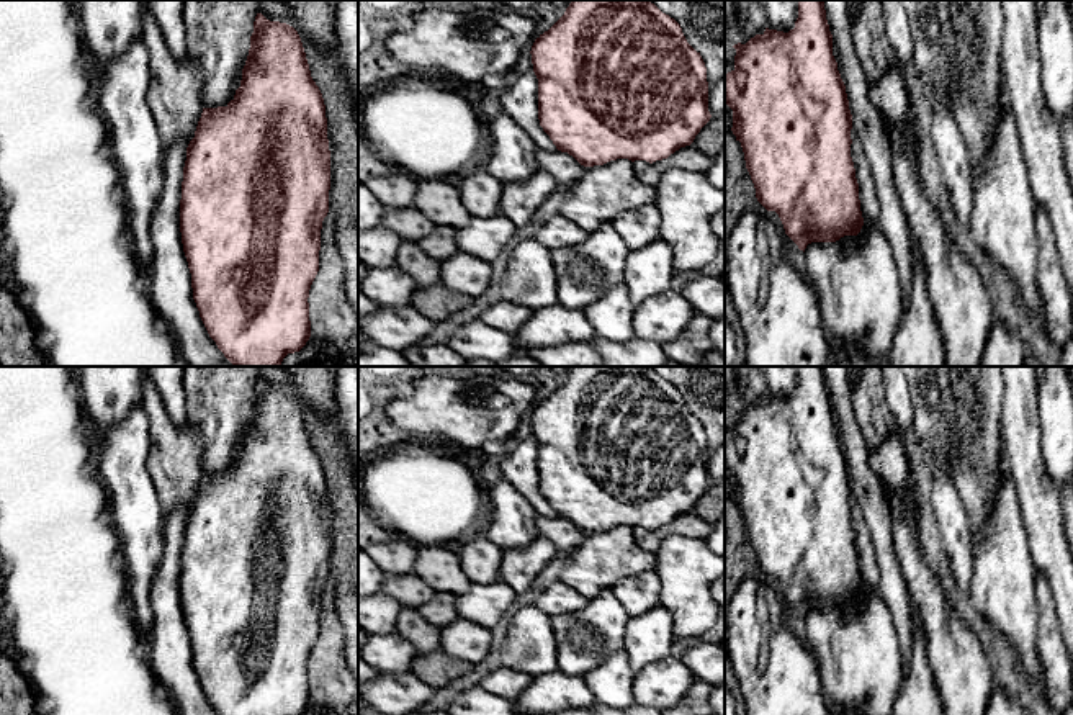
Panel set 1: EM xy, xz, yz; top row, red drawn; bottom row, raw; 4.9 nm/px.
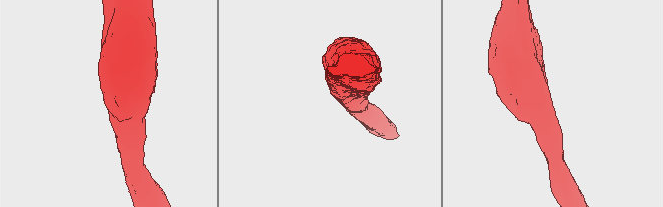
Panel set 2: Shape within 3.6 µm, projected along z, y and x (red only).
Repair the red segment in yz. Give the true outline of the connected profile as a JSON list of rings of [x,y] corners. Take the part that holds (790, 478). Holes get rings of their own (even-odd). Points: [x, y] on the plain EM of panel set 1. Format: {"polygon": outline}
{"polygon": [[[798,366],[798,384],[788,399],[769,396],[746,411],[734,411],[734,435],[725,440],[725,471],[733,476],[733,501],[741,509],[746,535],[757,568],[775,578],[785,600],[805,618],[811,609],[836,609],[857,602],[864,592],[859,550],[851,524],[852,481],[846,452],[833,422],[833,401],[826,386],[824,366]]]}

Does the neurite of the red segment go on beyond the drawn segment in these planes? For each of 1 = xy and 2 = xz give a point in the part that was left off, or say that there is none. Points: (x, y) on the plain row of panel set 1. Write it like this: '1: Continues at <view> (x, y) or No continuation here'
1: No continuation here
2: No continuation here

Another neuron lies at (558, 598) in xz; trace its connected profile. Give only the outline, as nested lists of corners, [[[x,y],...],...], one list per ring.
[[[558,581],[540,592],[533,605],[546,615],[554,617],[558,614],[581,610],[587,604],[587,597]]]

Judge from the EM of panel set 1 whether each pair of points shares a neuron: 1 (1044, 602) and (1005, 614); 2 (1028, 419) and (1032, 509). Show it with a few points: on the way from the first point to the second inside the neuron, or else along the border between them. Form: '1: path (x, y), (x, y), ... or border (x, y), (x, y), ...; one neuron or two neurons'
1: border (1036, 571), (1037, 643); two neurons
2: path (1028, 442), (1028, 475), (1032, 486); one neuron

